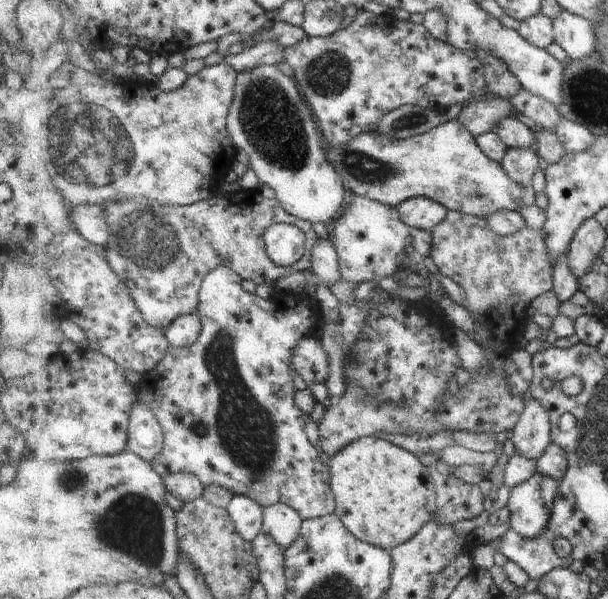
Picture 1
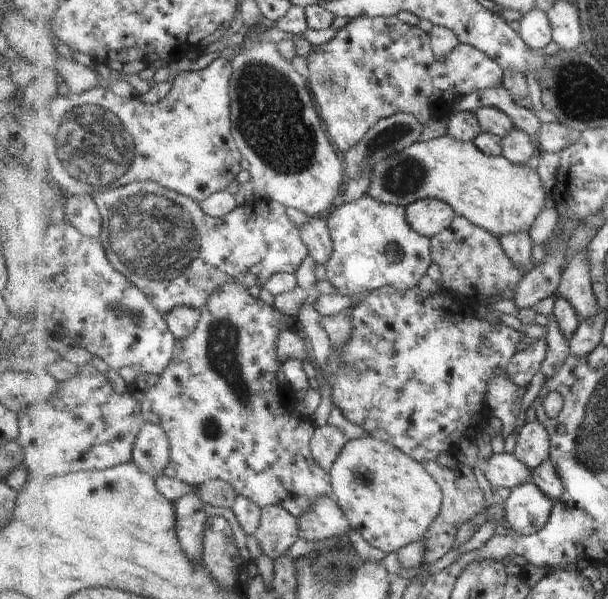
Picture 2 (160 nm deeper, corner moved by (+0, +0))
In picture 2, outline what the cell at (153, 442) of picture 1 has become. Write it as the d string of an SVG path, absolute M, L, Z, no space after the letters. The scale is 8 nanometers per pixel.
M145 423L136 440L133 462L154 479L164 474L171 458L170 440L162 426Z

